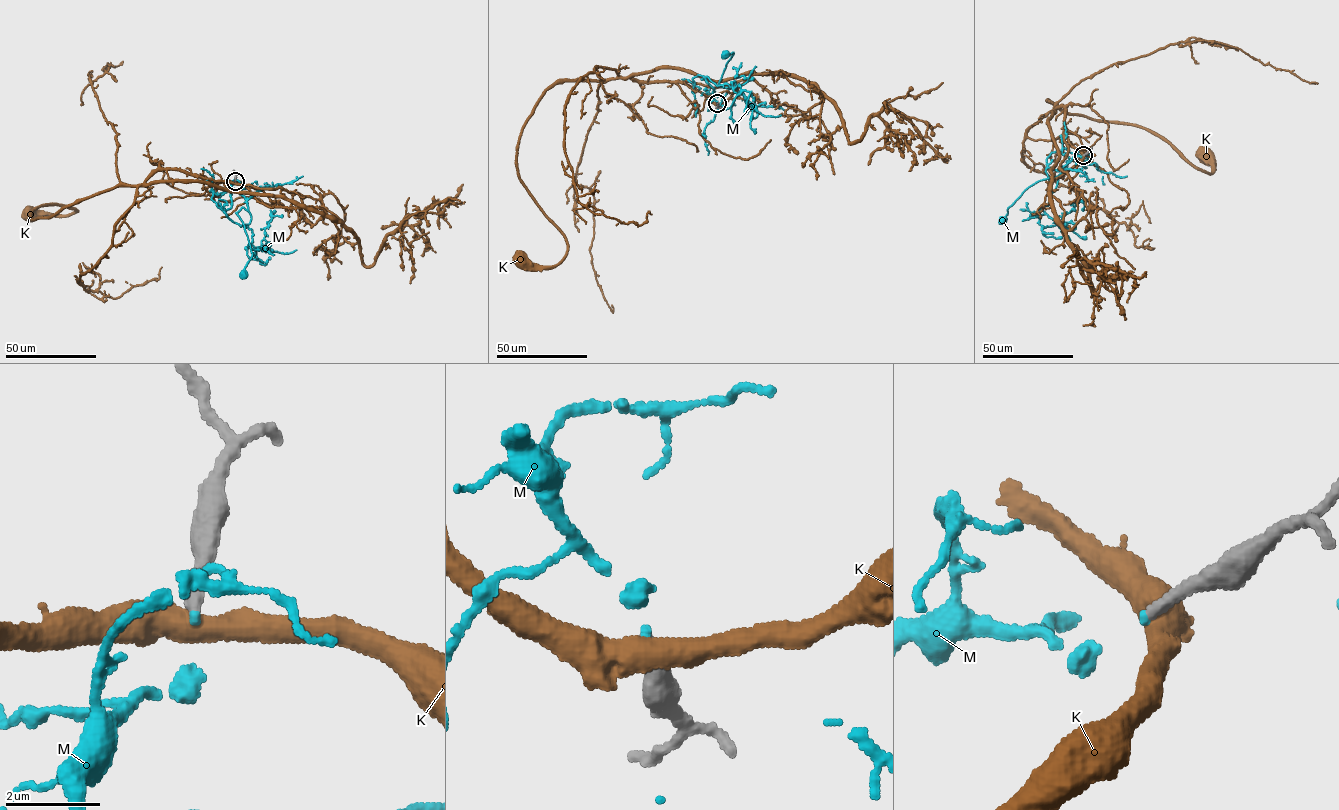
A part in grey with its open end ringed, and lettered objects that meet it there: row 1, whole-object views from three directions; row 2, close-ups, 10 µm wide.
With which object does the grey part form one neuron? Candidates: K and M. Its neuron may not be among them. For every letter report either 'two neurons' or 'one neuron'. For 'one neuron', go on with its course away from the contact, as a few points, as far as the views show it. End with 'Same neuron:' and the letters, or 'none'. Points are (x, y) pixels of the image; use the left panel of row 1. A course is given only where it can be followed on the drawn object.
K: two neurons
M: one neuron | via (235, 181), (223, 211), (240, 225), (250, 214), (237, 213), (252, 253), (242, 275)
Same neuron: M

